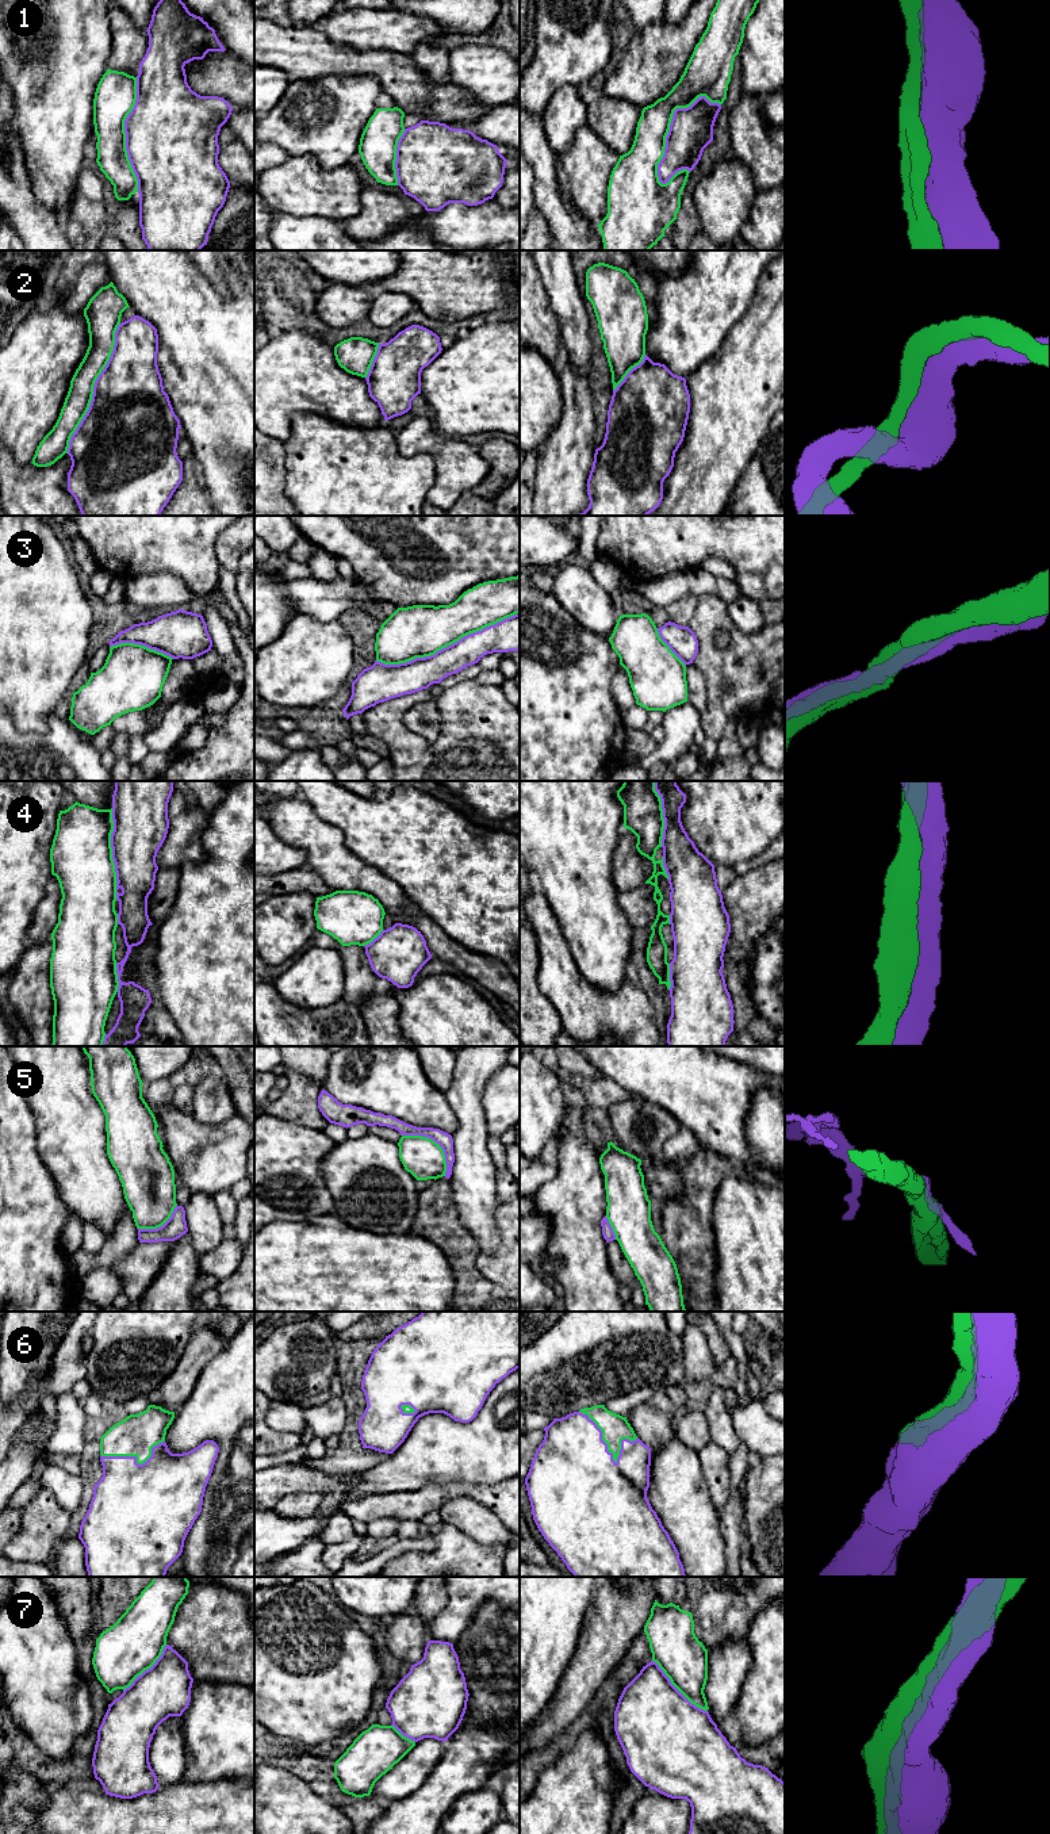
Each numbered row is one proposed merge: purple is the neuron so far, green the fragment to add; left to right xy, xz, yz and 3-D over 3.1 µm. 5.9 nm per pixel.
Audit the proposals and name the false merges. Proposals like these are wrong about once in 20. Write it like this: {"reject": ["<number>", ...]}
{"reject": ["5"]}

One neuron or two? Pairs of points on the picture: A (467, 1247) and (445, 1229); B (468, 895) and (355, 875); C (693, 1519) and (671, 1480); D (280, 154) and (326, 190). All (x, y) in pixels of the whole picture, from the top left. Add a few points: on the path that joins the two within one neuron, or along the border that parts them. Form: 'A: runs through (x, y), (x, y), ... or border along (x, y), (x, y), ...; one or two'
A: runs through (462, 1245), (451, 1235); one
B: border along (366, 864), (379, 869), (391, 879), (416, 903); two
C: runs through (685, 1509), (677, 1489); one
D: border along (288, 157), (268, 169); two

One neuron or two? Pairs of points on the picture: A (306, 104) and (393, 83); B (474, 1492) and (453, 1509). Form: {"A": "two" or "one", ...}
{"A": "two", "B": "two"}

